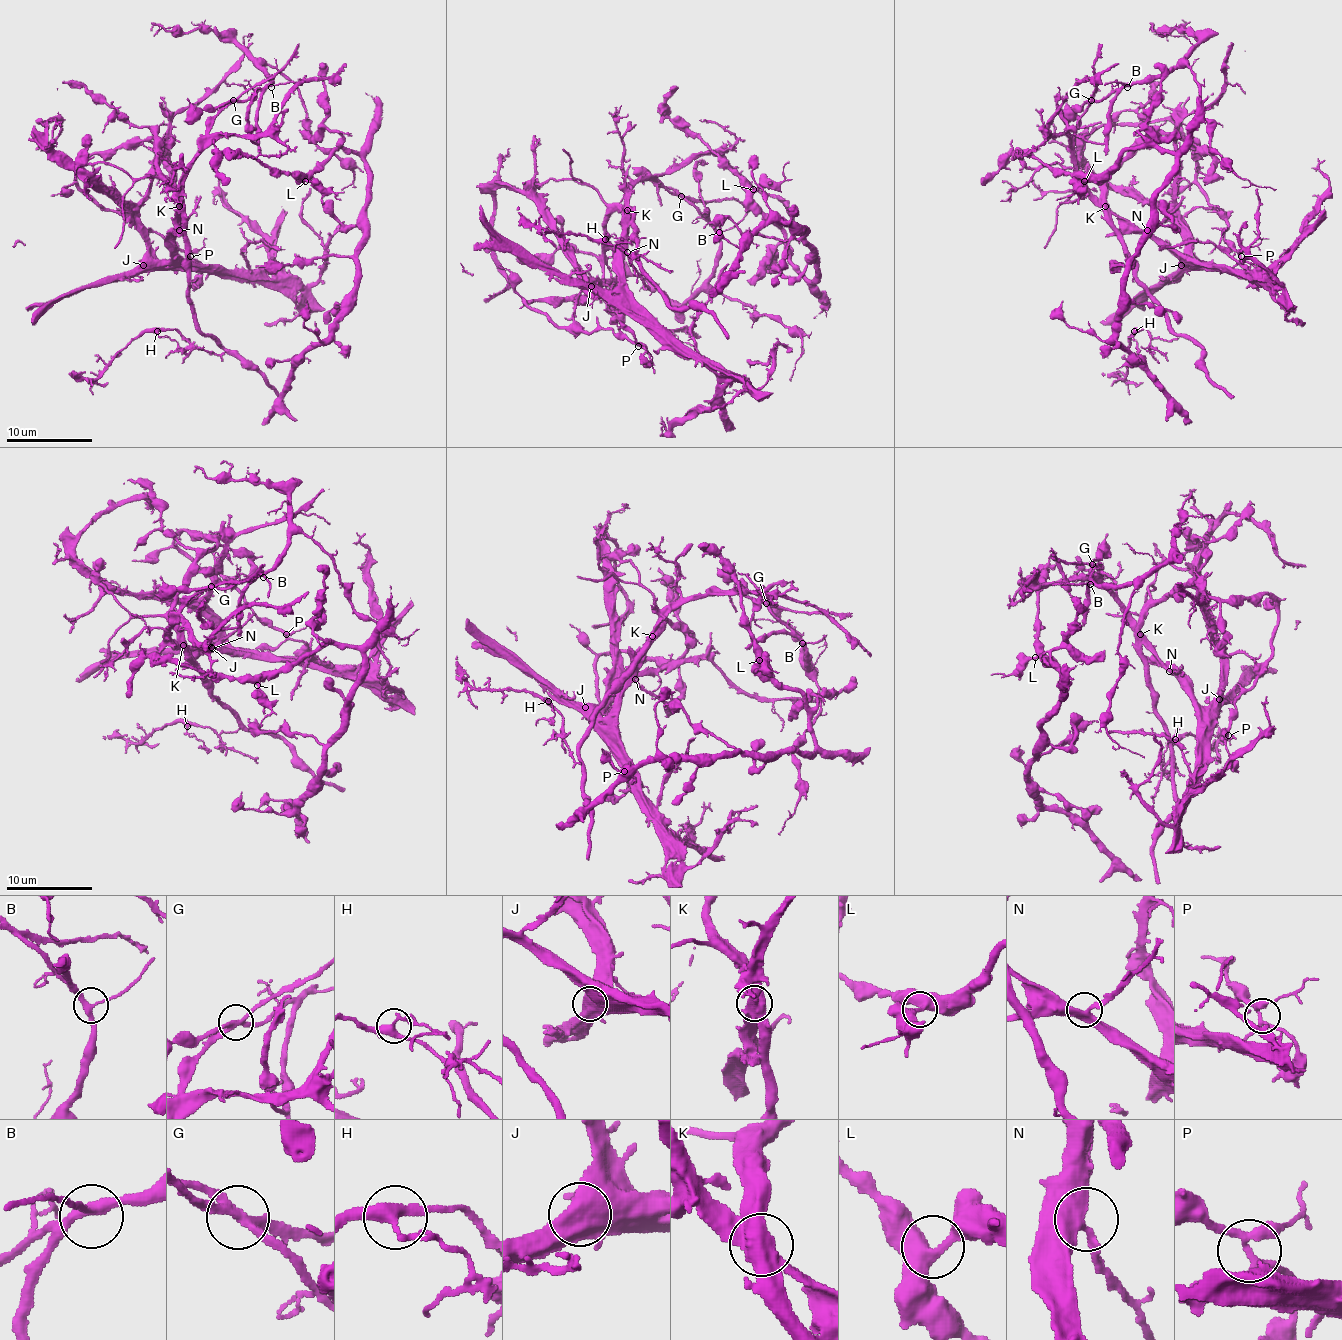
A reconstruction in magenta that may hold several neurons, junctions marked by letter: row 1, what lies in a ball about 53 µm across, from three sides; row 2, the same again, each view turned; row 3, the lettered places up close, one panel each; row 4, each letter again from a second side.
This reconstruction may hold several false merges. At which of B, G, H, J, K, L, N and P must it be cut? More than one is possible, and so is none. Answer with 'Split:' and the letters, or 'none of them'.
Split: G, K

